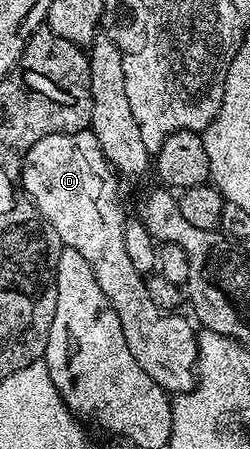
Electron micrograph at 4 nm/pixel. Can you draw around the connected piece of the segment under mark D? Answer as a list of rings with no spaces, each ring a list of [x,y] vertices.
[[[81,129],[77,133],[50,133],[33,143],[23,160],[21,189],[38,207],[39,214],[50,223],[53,231],[57,231],[64,247],[78,251],[85,263],[93,267],[93,275],[97,275],[97,287],[105,291],[105,299],[109,299],[113,311],[117,311],[117,319],[121,319],[121,331],[125,331],[125,343],[129,343],[129,352],[133,359],[137,359],[141,371],[145,371],[145,375],[149,375],[149,379],[167,390],[168,394],[187,393],[197,380],[199,339],[196,326],[190,320],[187,322],[182,312],[168,312],[153,303],[144,274],[133,267],[125,251],[125,214],[119,202],[119,185],[115,180],[117,174],[101,151],[101,143],[97,143],[90,129]]]

